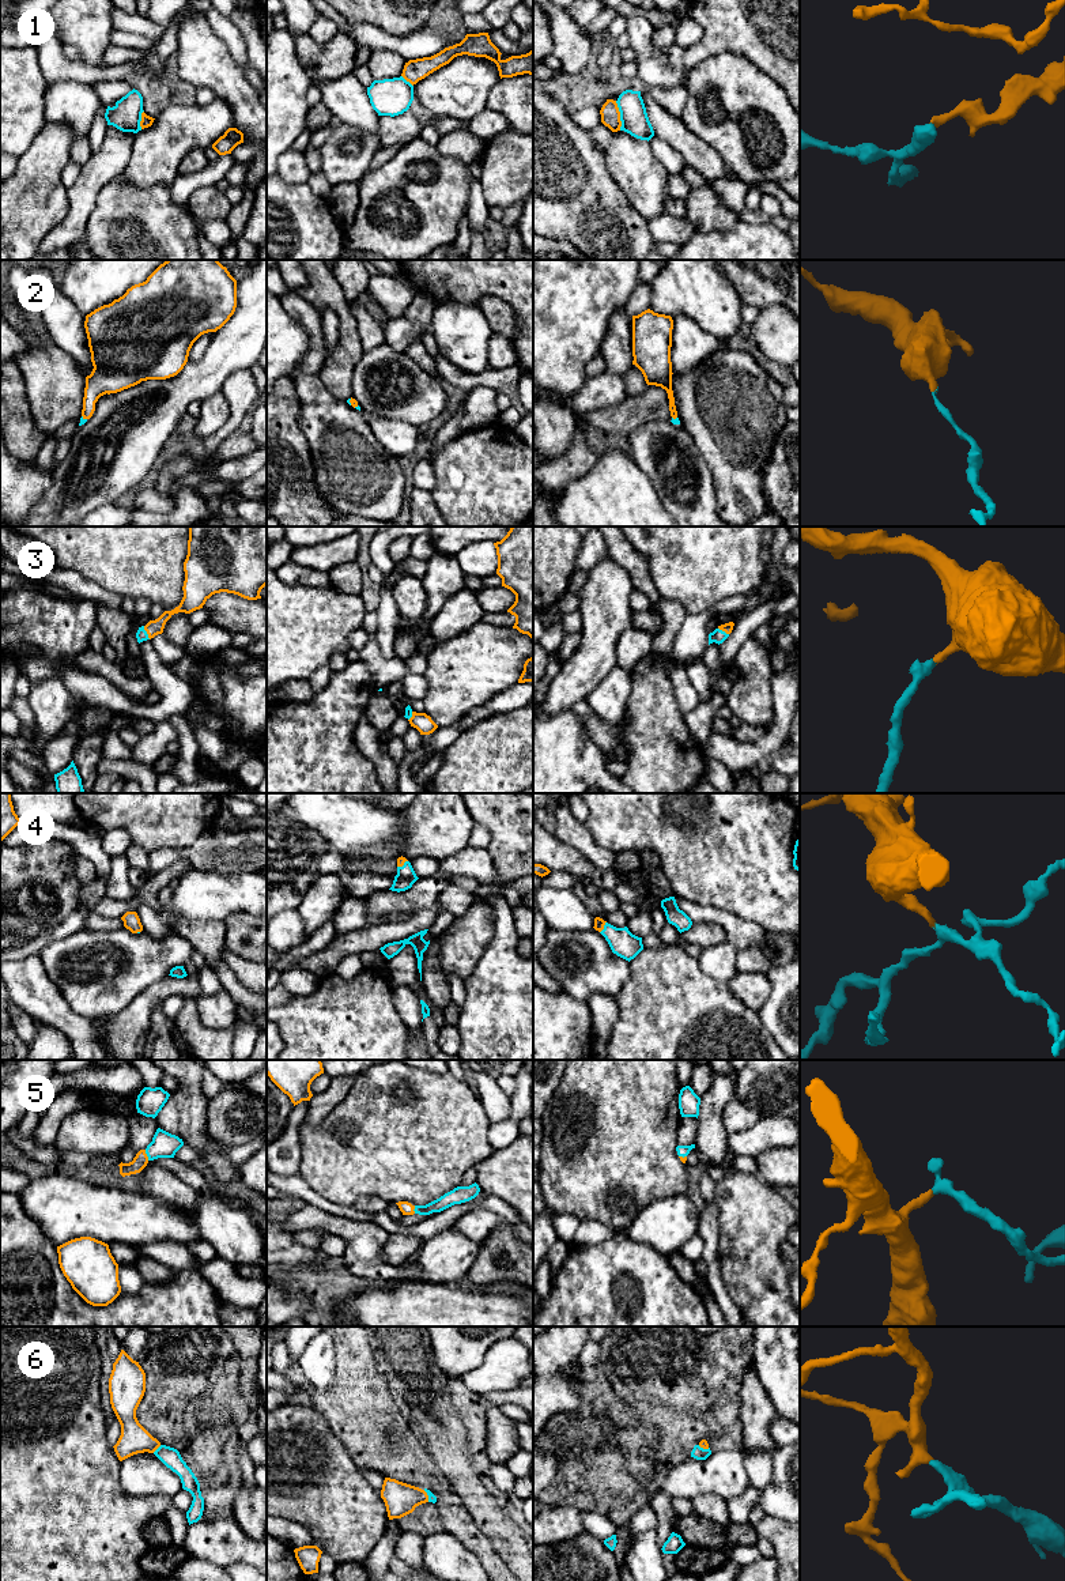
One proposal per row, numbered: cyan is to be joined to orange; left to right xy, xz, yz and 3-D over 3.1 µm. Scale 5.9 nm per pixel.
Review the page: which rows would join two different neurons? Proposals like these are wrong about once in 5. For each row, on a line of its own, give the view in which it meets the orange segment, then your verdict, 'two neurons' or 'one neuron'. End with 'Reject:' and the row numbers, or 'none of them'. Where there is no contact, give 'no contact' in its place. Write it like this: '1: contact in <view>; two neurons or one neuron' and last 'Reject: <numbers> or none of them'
1: contact in yz; two neurons
2: contact in xy; one neuron
3: contact in xy; one neuron
4: contact in yz; one neuron
5: contact in xy; one neuron
6: contact in xy; one neuron
Reject: 1

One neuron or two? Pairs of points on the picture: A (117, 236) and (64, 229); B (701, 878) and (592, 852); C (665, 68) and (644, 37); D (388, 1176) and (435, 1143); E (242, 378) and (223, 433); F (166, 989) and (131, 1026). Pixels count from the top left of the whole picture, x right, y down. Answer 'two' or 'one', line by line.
A: two
B: two
C: one
D: one
E: one
F: one

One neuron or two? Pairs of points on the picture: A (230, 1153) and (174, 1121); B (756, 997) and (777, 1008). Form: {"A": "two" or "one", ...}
{"A": "two", "B": "two"}

